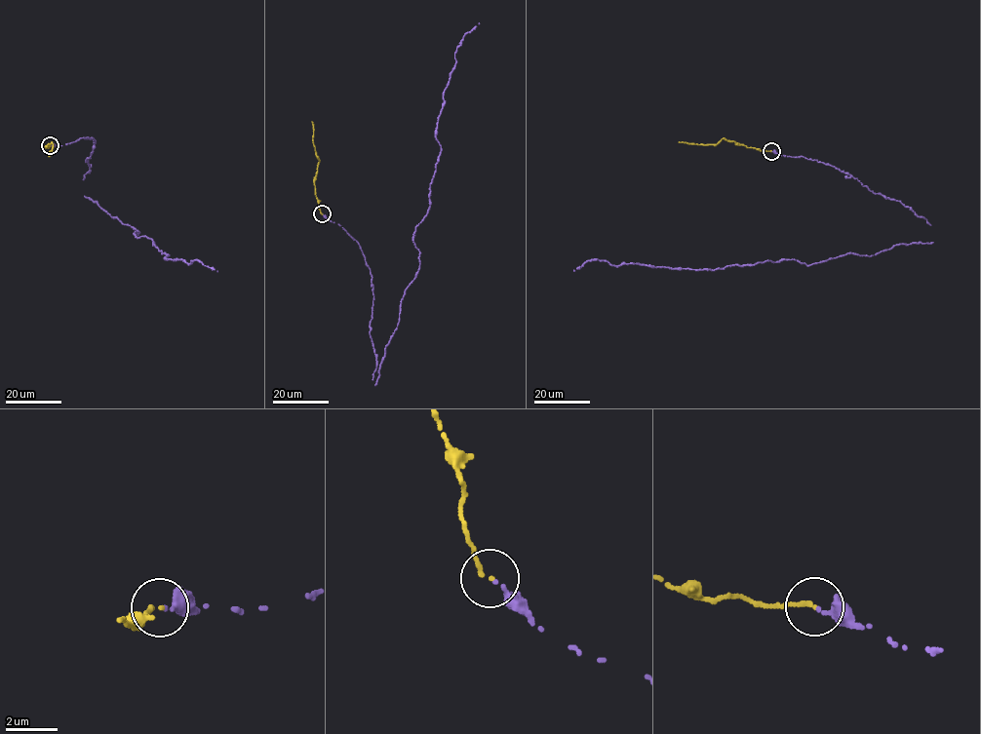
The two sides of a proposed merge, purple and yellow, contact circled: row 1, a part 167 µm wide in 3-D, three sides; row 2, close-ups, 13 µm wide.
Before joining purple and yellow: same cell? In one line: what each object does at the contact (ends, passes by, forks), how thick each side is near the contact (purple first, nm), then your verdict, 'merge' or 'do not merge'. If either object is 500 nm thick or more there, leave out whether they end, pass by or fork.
purple ends; yellow ends; calibres 160 and 180 nm; merge

